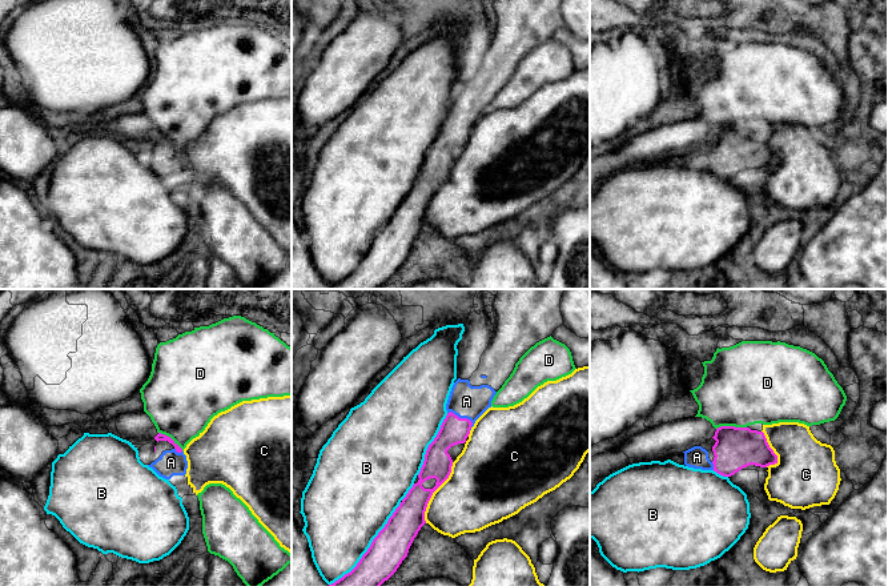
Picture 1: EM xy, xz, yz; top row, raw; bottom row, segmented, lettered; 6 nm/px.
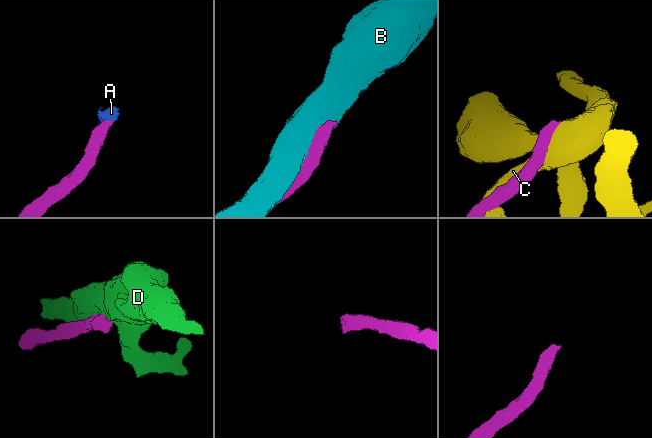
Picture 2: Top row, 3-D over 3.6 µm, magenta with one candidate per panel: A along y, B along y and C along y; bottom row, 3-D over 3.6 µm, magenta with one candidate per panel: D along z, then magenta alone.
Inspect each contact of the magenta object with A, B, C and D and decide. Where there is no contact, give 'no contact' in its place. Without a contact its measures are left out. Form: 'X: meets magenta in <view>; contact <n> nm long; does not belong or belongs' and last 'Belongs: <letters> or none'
A: meets magenta in xz; contact 180 nm long; belongs
B: meets magenta in xz; contact 650 nm long; does not belong
C: meets magenta in xz; contact 400 nm long; does not belong
D: meets magenta in yz; contact 180 nm long; does not belong
Belongs: A

